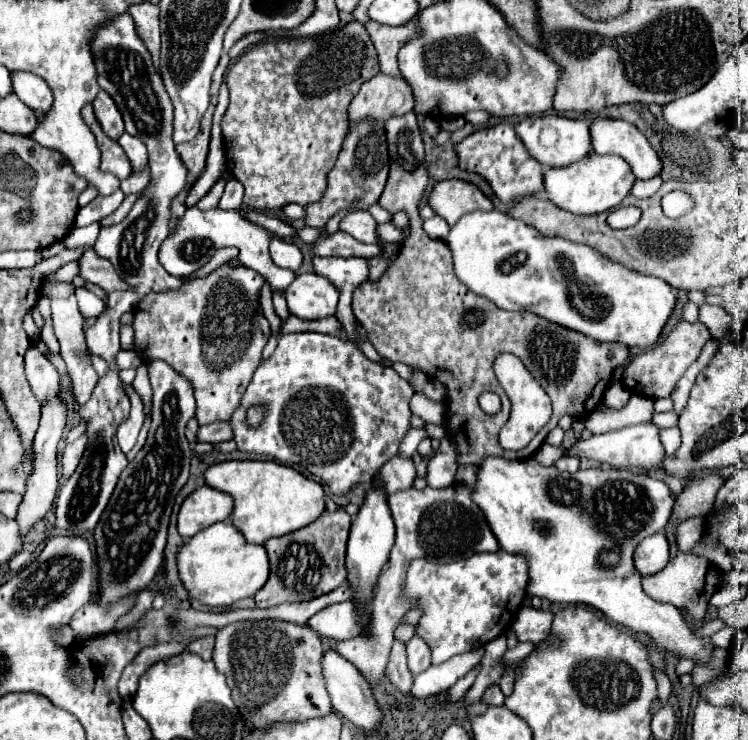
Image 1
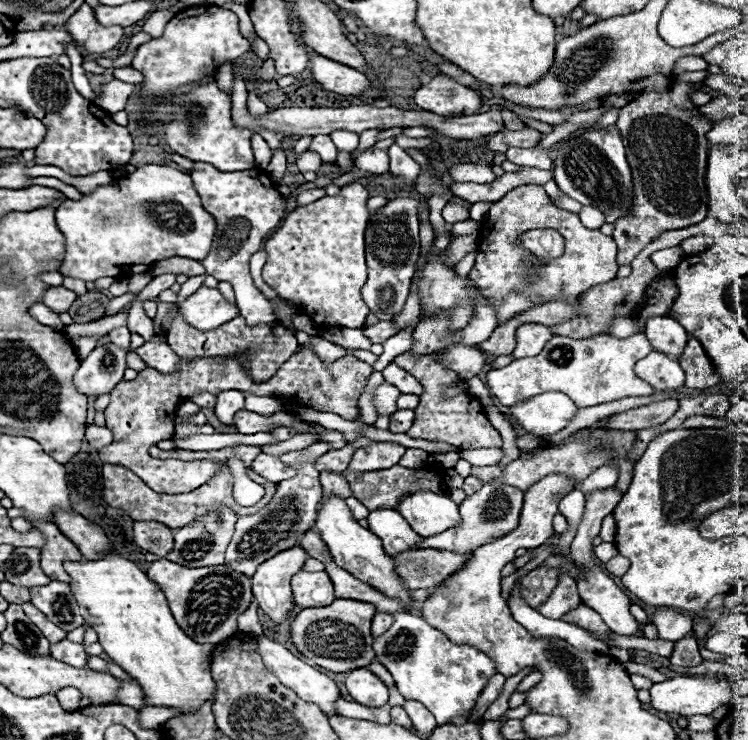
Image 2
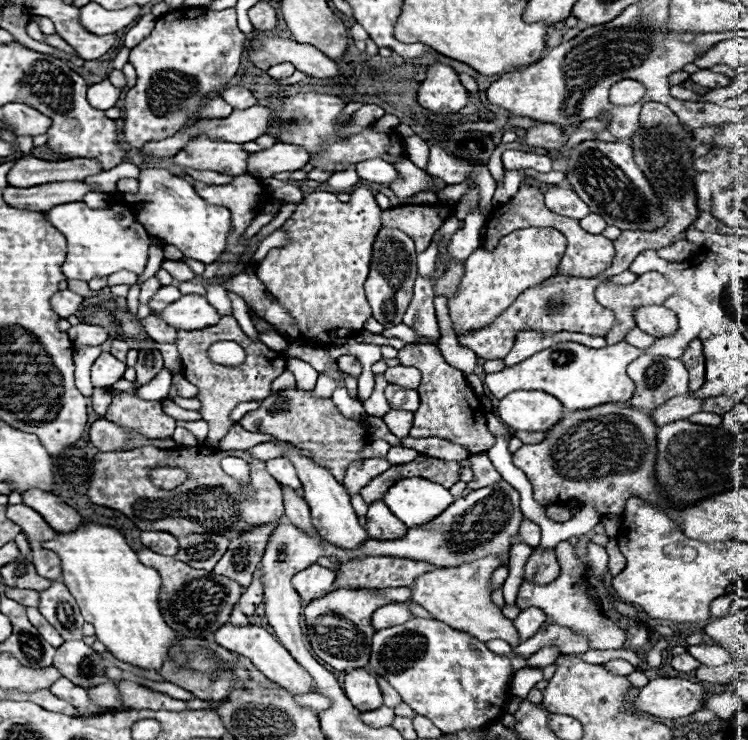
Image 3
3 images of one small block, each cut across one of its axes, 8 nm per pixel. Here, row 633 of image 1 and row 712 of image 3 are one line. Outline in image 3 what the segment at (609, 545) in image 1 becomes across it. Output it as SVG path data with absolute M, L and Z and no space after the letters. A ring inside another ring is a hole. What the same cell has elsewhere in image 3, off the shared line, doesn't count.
M682 678L650 680L634 698L632 706L656 718L676 720L690 716L702 708L704 688Z

